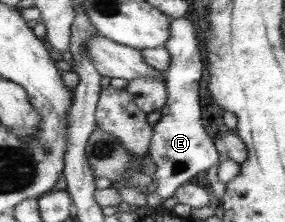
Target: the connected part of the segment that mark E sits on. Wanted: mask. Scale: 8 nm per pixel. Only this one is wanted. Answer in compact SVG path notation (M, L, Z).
M186 16L171 20L169 40L165 50L171 54L171 64L165 70L167 100L161 108L161 119L155 127L150 151L155 167L153 187L145 192L147 206L159 206L161 201L173 197L181 185L191 178L218 165L220 149L203 128L199 82L203 79L203 55L197 29Z

